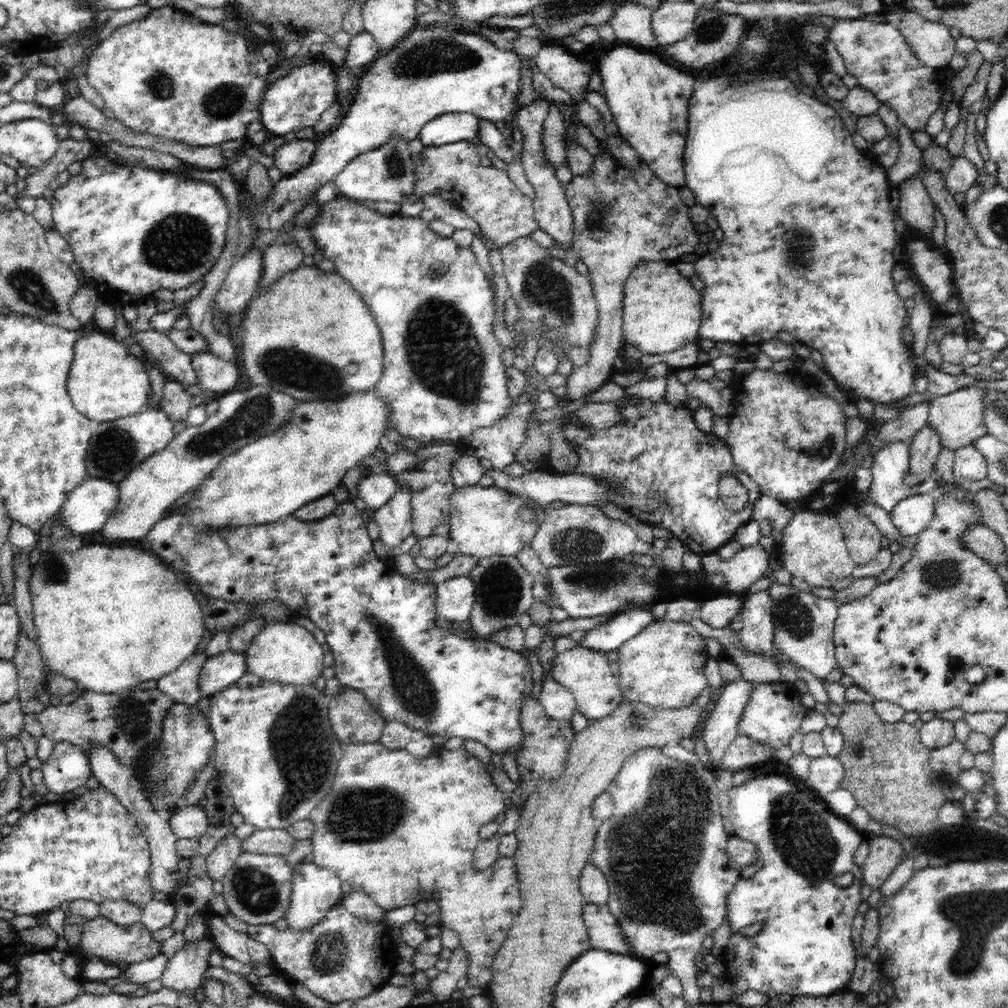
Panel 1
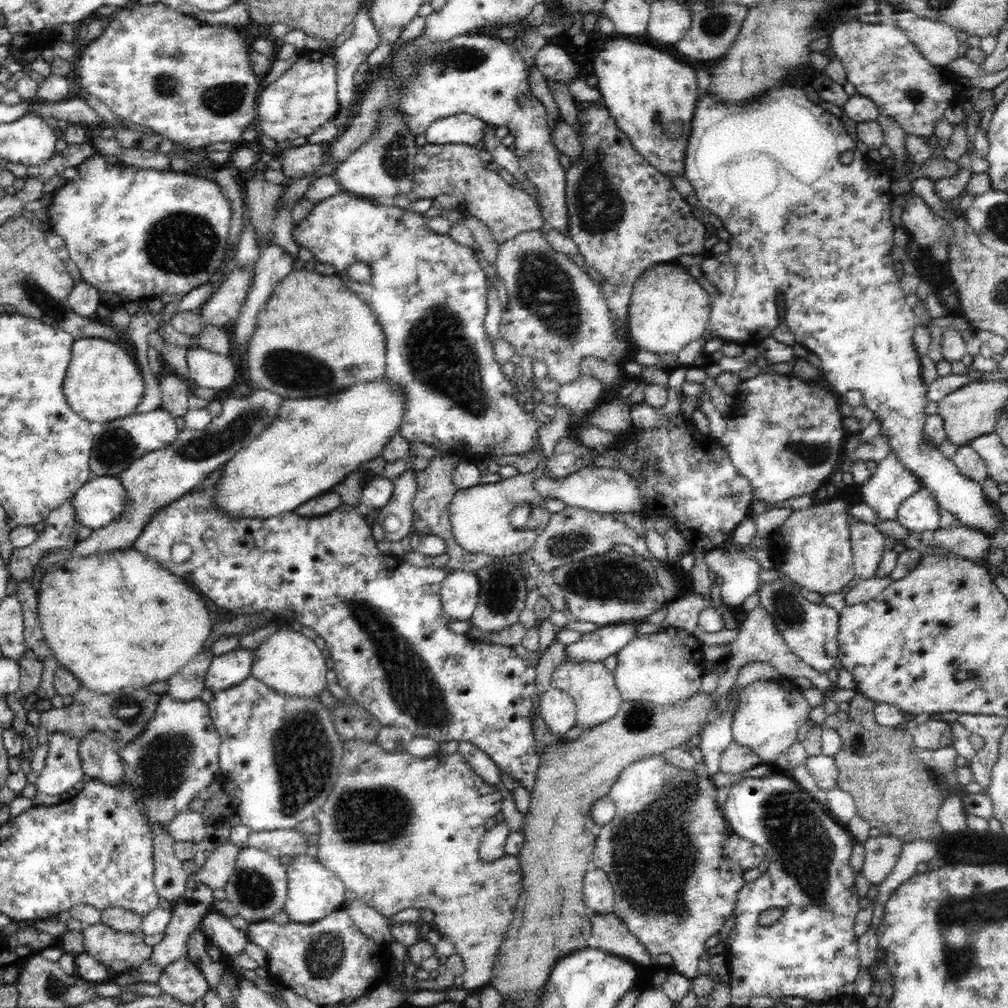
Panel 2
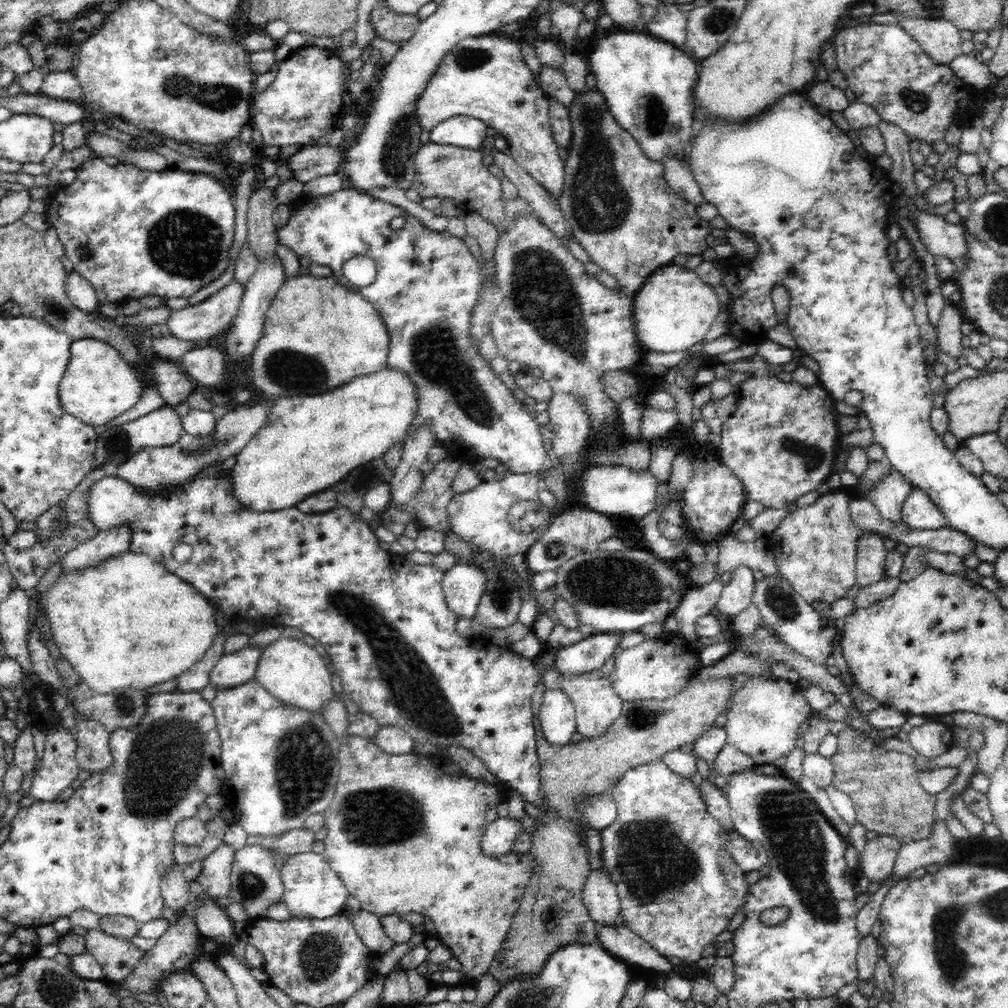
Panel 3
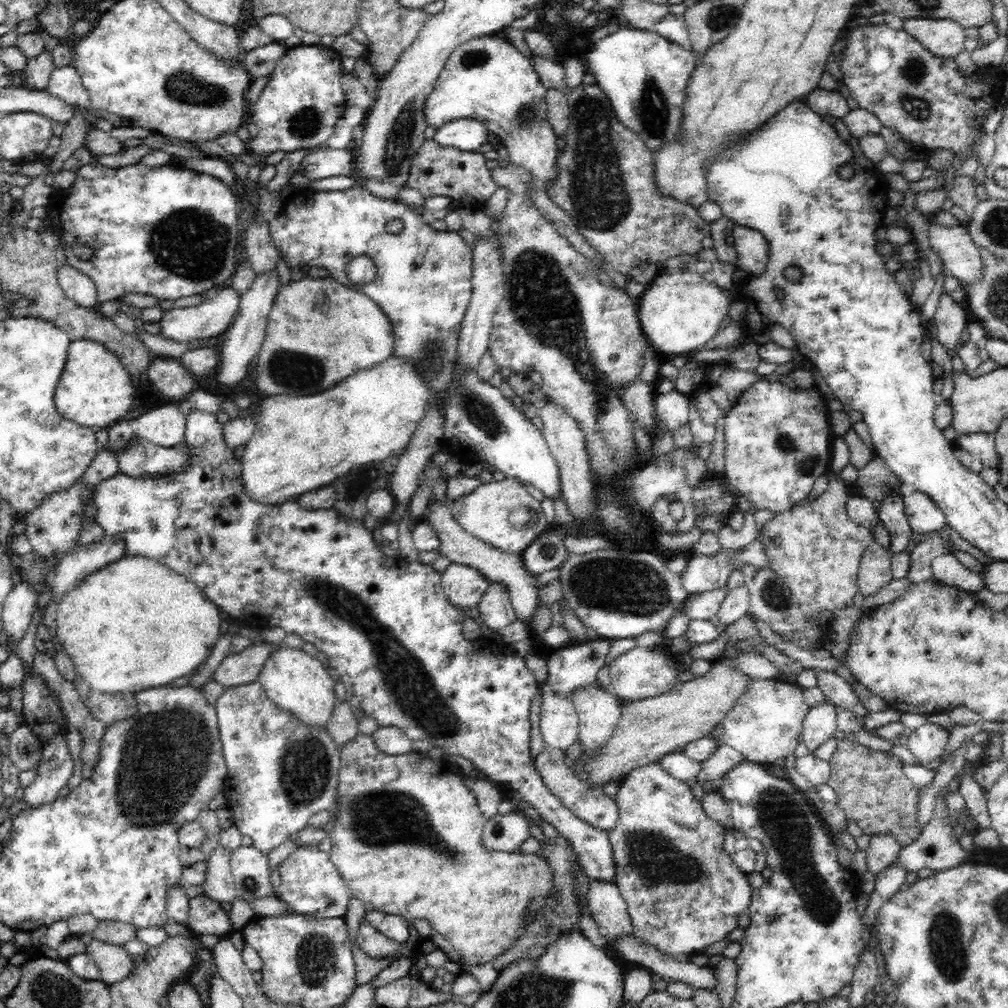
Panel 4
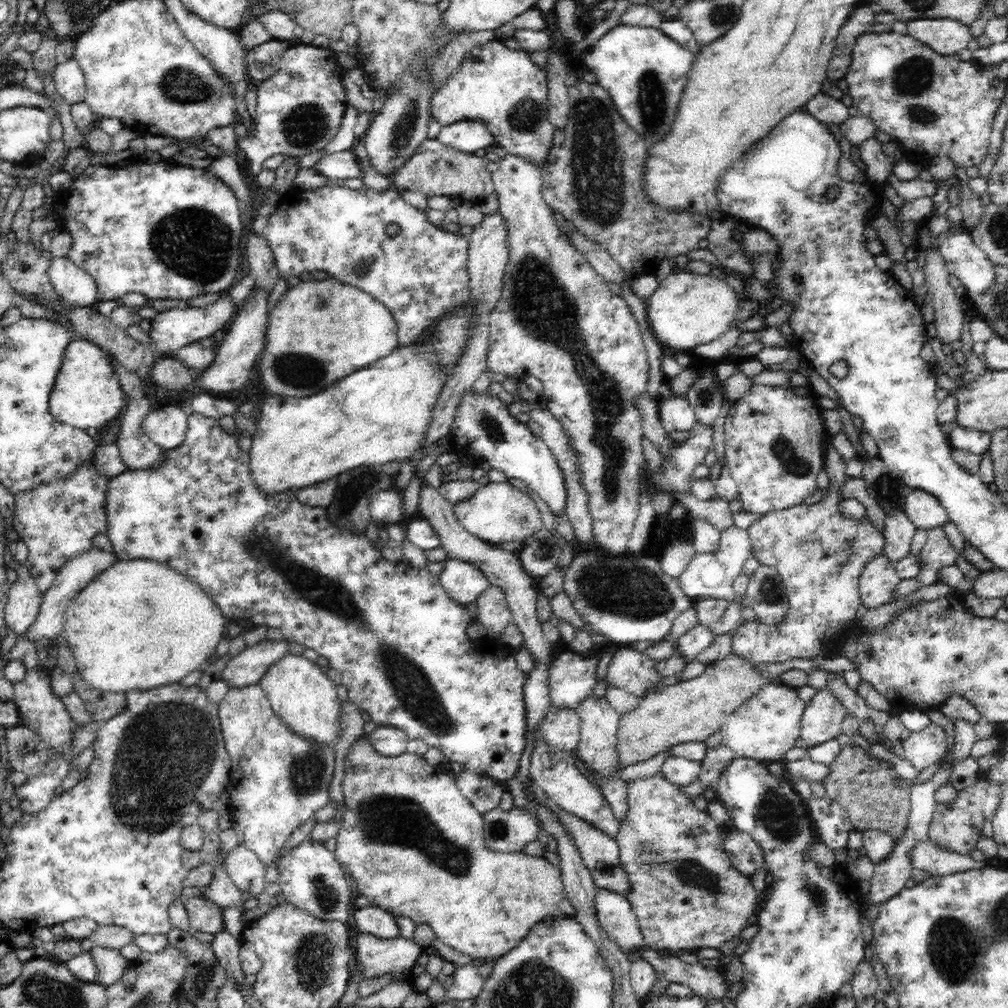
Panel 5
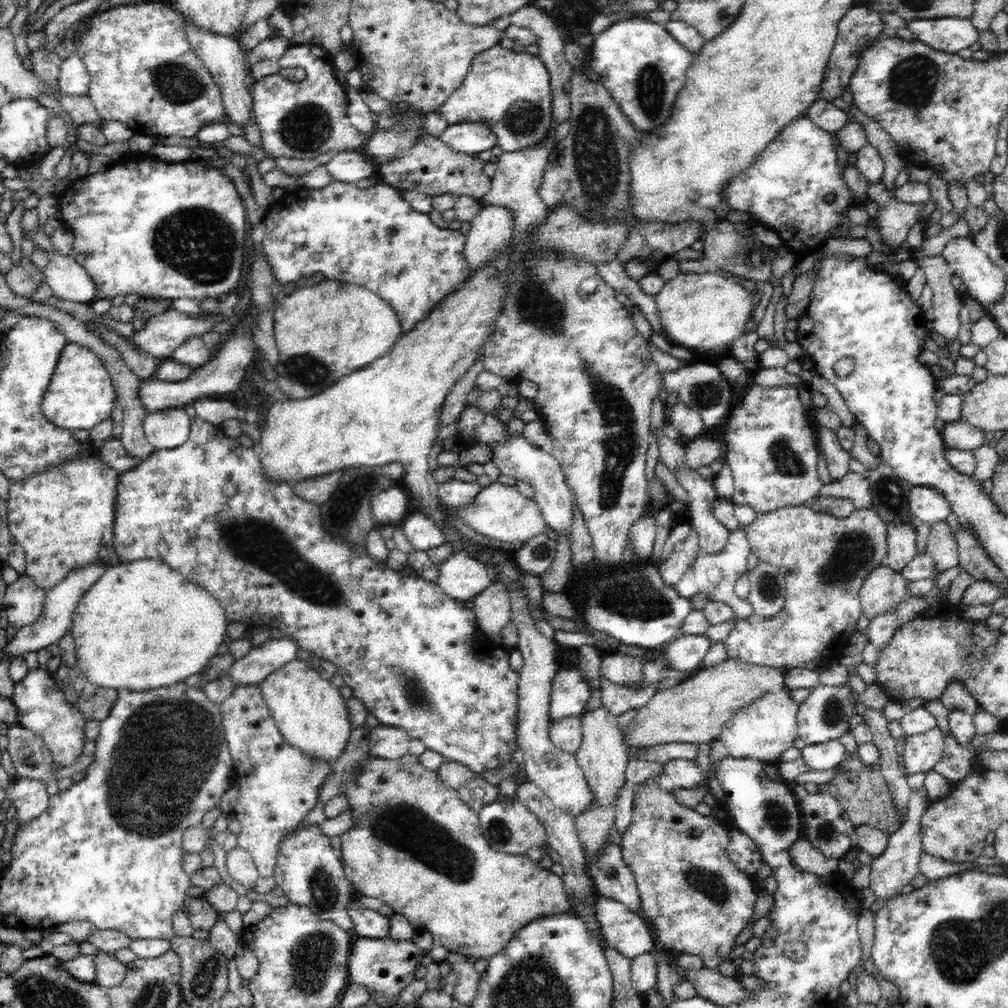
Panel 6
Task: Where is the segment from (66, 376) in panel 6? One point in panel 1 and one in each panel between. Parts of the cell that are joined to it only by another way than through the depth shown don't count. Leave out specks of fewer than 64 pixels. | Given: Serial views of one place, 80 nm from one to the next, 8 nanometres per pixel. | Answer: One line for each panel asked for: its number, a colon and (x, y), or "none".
1: (106, 382)
2: (104, 382)
3: (98, 385)
4: (94, 389)
5: (86, 393)

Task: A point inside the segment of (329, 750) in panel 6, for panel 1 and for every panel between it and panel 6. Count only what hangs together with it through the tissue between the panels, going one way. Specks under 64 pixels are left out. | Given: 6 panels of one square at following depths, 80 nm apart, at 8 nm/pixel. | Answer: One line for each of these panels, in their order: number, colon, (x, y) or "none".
1: (284, 652)
2: (289, 662)
3: (292, 672)
4: (294, 681)
5: (299, 692)

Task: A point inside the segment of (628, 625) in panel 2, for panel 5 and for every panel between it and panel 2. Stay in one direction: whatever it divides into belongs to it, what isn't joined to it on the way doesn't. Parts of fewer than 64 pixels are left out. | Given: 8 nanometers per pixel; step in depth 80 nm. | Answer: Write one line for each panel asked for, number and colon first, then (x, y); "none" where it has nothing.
3: (591, 652)
4: (571, 666)
5: (572, 675)

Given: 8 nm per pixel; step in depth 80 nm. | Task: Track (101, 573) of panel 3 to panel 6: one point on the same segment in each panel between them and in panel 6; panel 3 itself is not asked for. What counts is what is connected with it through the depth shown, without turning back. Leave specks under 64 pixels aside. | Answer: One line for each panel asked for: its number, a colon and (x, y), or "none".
4: (135, 624)
5: (139, 625)
6: (142, 626)

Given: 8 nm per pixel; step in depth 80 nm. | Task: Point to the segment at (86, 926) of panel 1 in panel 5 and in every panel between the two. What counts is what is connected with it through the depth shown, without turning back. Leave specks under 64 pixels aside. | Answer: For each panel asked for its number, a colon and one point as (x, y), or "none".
2: (120, 952)
3: (117, 956)
4: (114, 962)
5: (111, 965)

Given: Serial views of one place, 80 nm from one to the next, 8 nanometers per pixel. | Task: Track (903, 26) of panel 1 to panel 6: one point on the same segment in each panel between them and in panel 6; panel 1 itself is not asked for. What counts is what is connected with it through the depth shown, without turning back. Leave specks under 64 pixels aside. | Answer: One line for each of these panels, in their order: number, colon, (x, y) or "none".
2: (936, 41)
3: (941, 40)
4: (944, 38)
5: (947, 37)
6: (950, 35)

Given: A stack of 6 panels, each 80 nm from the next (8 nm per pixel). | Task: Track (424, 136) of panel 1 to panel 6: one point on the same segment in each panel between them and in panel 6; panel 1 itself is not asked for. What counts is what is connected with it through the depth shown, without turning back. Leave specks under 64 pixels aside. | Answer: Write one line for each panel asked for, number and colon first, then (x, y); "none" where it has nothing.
2: (460, 129)
3: (464, 131)
4: (464, 134)
5: (466, 136)
6: (470, 138)

